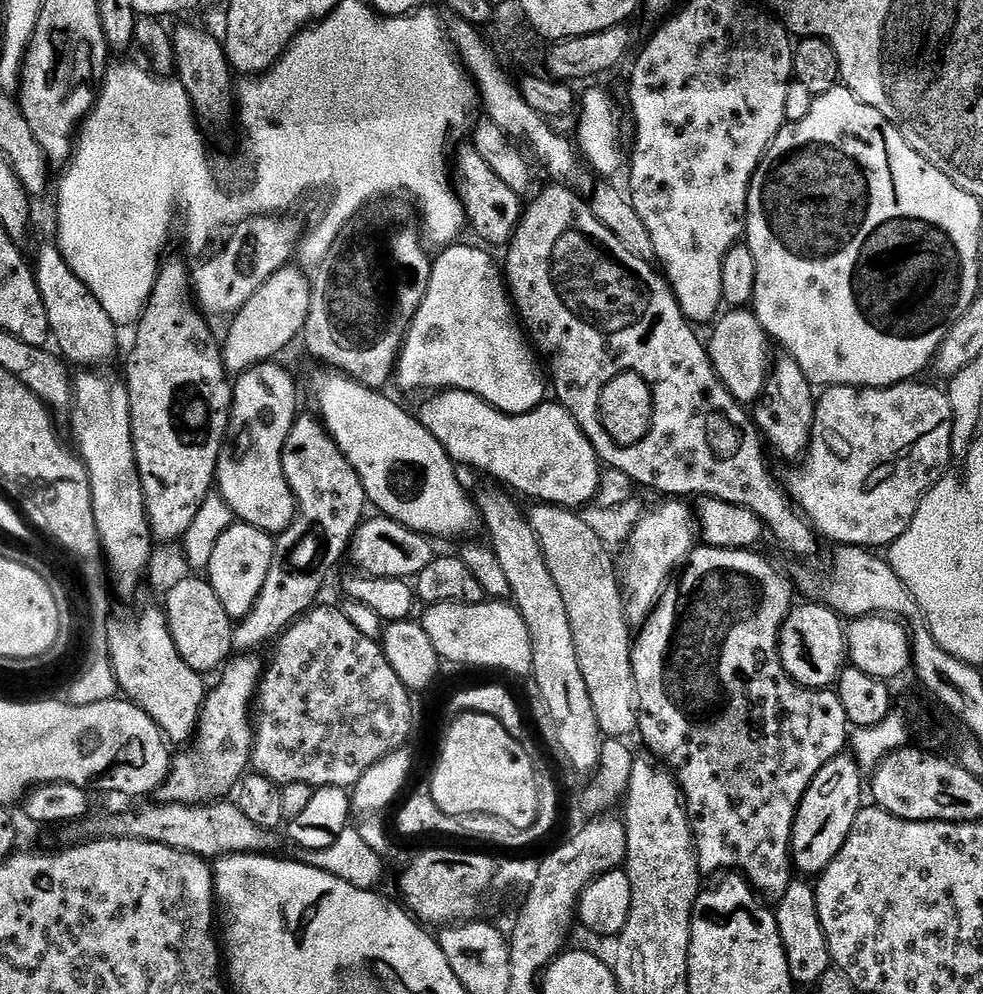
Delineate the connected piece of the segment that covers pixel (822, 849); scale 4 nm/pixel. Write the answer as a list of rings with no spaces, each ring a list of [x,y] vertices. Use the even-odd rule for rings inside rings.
[[[841,754],[835,756],[830,762],[826,762],[826,766],[822,766],[822,770],[818,770],[818,774],[810,782],[810,786],[798,806],[796,821],[792,827],[790,855],[797,873],[808,878],[819,877],[820,873],[826,870],[826,866],[830,866],[830,862],[834,862],[834,858],[838,854],[838,850],[842,850],[846,838],[850,838],[850,826],[854,826],[854,818],[858,818],[862,807],[860,799],[866,796],[866,780],[865,777],[863,780],[860,775],[862,775],[862,769],[855,759],[851,755]]]

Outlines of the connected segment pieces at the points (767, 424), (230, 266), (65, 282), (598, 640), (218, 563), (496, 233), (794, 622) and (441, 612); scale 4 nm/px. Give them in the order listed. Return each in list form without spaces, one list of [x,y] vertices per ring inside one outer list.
[[[790,358],[783,359],[771,365],[764,393],[754,405],[754,423],[771,451],[773,448],[782,459],[796,462],[807,452],[808,443],[812,441],[812,423],[816,417],[818,400],[813,385],[808,383],[806,374],[802,374],[798,362]]]
[[[255,216],[235,225],[231,229],[232,237],[228,245],[217,256],[209,255],[209,260],[197,272],[195,269],[191,273],[194,300],[205,317],[235,316],[277,270],[289,267],[291,260],[288,259],[297,251],[300,233],[297,226],[288,219],[280,216]]]
[[[55,243],[48,244],[34,259],[34,271],[36,274],[36,285],[40,291],[42,302],[46,306],[46,318],[48,319],[48,330],[51,339],[56,340],[60,347],[59,355],[69,360],[67,363],[84,364],[80,366],[100,366],[96,364],[108,364],[116,356],[116,332],[118,325],[112,321],[110,314],[102,310],[102,302],[94,298],[94,294],[85,286],[80,279],[72,273],[72,267],[64,261],[64,255],[60,253],[59,247]]]
[[[536,504],[527,520],[539,538],[543,550],[543,558],[558,586],[559,593],[566,605],[567,617],[570,618],[571,633],[574,635],[575,653],[578,654],[579,668],[584,673],[586,684],[599,694],[593,695],[595,717],[598,718],[601,733],[609,739],[628,738],[639,727],[639,700],[637,684],[634,682],[632,668],[632,633],[624,614],[623,591],[619,585],[619,577],[607,552],[607,545],[596,536],[580,516],[571,509],[556,505]]]
[[[236,522],[218,538],[206,569],[206,579],[233,621],[239,622],[252,613],[276,553],[273,537],[250,524]]]
[[[464,142],[459,148],[458,156],[456,158],[455,155],[454,158],[454,168],[455,174],[452,180],[454,189],[469,227],[473,228],[483,245],[501,245],[501,247],[507,245],[523,215],[521,195],[506,186],[506,182],[487,166],[486,160],[478,154],[471,143]]]
[[[815,602],[816,604],[800,604],[789,611],[784,625],[780,628],[780,661],[788,671],[788,677],[794,683],[804,688],[815,688],[817,690],[828,690],[835,685],[836,679],[840,677],[841,668],[846,664],[846,628],[841,617],[833,612],[827,604]]]
[[[508,602],[483,604],[433,604],[423,609],[422,623],[441,661],[452,664],[473,664],[476,668],[501,668],[516,676],[527,677],[532,671],[532,639],[522,614]]]

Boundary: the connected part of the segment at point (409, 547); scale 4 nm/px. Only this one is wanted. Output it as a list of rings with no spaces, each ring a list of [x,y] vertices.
[[[383,514],[373,517],[373,520],[365,519],[356,529],[350,545],[350,560],[352,556],[353,562],[364,571],[361,573],[365,577],[408,582],[426,570],[426,566],[430,566],[434,551],[432,552],[433,541],[429,537],[402,526],[396,520],[389,520]]]

